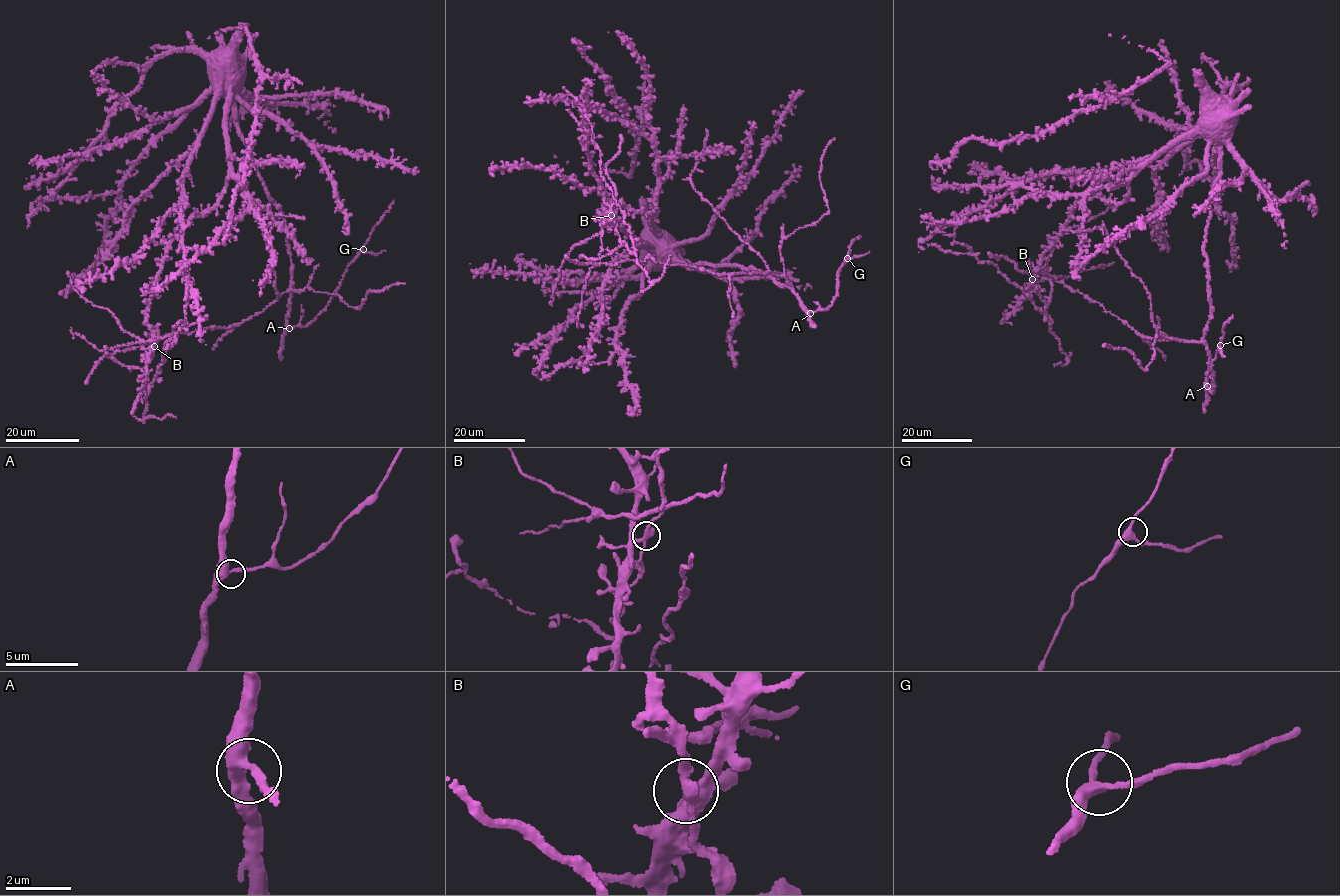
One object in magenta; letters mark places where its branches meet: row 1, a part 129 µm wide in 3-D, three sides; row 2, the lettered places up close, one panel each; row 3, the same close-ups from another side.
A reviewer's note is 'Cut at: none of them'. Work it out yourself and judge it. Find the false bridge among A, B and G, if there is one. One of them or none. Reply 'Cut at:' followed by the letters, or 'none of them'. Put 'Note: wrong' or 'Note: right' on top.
Note: wrong
Cut at: B

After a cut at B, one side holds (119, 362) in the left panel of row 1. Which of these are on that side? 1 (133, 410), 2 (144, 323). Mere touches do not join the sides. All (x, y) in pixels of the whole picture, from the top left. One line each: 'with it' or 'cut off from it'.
1: cut off from it
2: cut off from it

